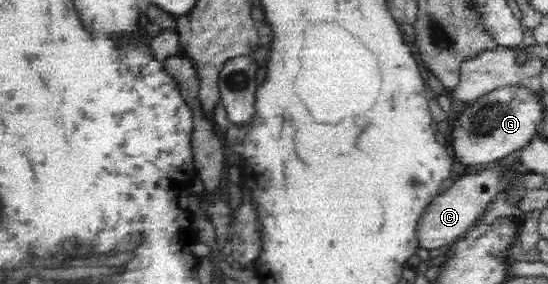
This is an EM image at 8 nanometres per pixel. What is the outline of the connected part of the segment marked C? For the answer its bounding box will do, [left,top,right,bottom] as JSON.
[416,167,514,249]

